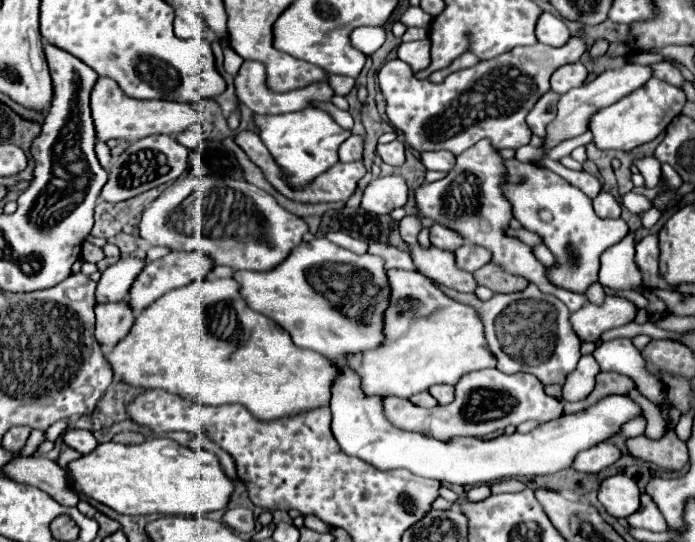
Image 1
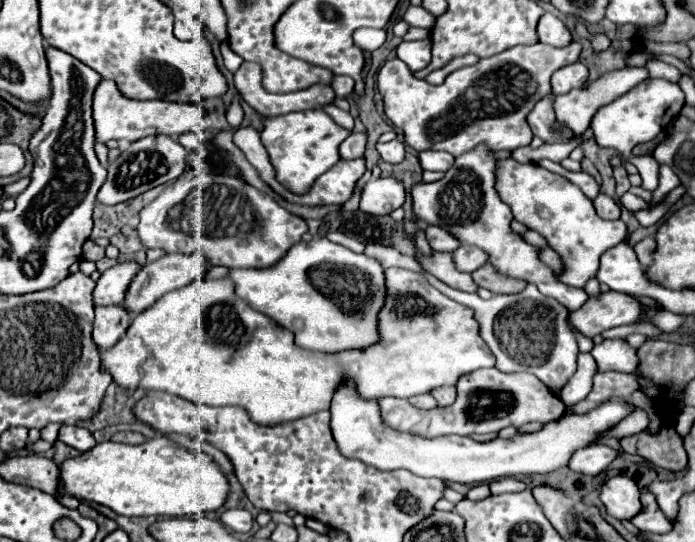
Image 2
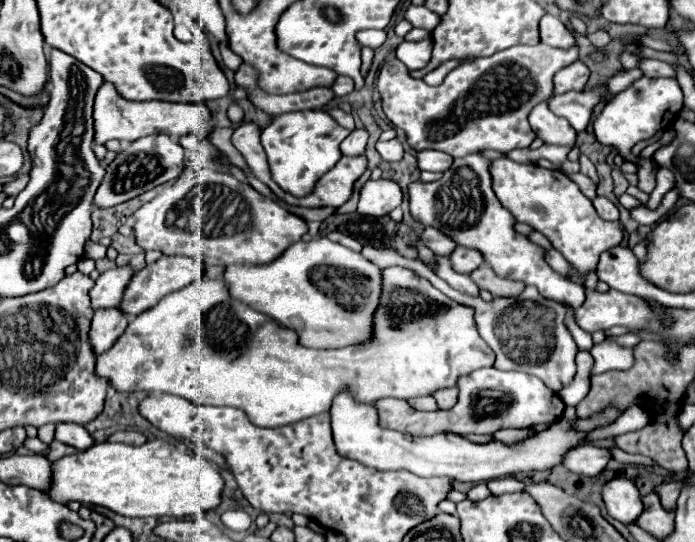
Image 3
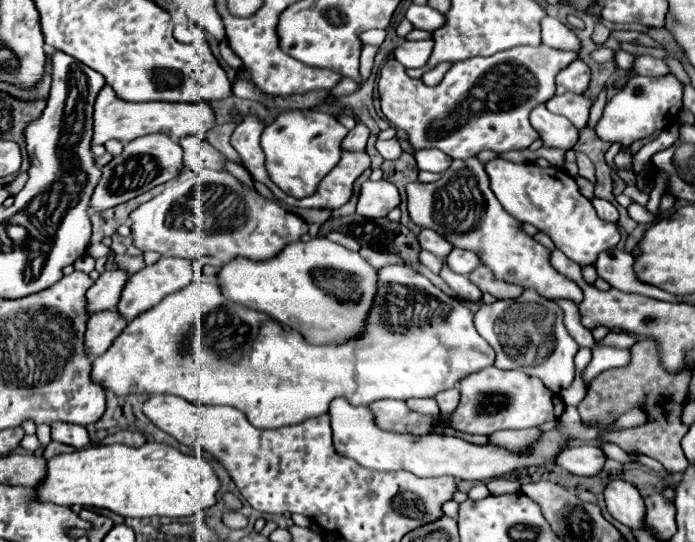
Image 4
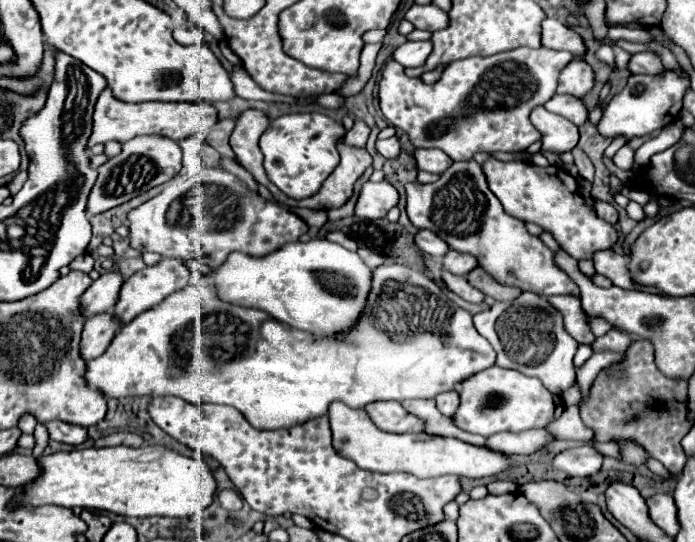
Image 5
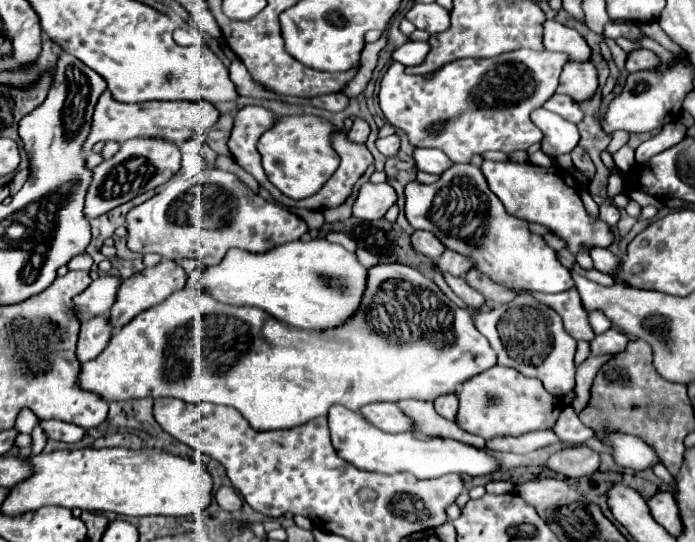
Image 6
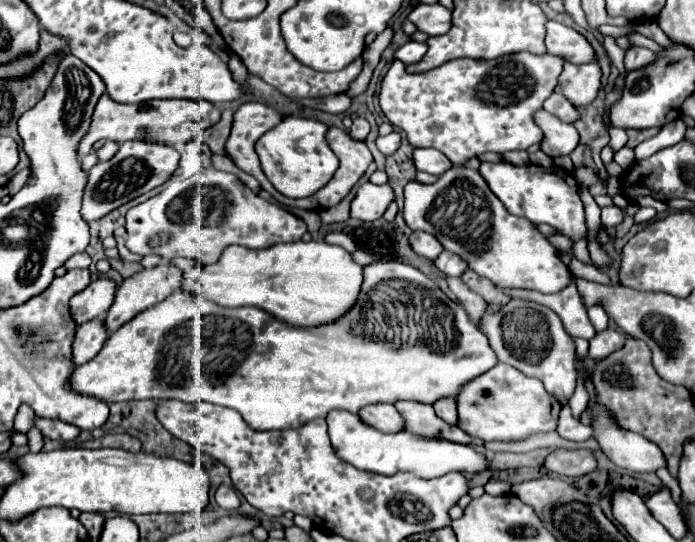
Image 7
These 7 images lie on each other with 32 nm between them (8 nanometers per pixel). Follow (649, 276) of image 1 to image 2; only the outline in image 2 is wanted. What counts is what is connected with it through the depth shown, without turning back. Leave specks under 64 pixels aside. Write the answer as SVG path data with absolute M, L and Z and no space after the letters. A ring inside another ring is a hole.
M644 238L642 242L638 242L634 246L634 252L636 252L642 266L652 264L652 250L654 250L654 238Z

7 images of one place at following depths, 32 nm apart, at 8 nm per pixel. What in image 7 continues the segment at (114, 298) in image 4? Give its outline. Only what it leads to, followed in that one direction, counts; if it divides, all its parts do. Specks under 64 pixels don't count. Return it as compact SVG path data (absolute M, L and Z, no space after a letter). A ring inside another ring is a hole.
M98 278L88 288L72 296L70 300L70 316L76 322L76 326L106 316L108 308L114 302L116 284L106 278Z

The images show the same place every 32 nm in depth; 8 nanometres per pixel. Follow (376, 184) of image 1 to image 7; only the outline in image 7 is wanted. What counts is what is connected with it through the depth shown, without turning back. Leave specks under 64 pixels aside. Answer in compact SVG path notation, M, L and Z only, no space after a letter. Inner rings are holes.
M366 182L358 188L356 198L350 204L350 216L362 222L372 222L376 218L382 218L388 204L394 200L394 192L388 184L376 186L372 182Z

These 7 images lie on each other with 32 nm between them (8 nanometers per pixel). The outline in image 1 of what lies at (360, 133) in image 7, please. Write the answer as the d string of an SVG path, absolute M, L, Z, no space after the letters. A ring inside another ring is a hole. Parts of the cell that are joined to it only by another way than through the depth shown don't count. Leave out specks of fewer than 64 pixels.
M352 134L348 140L342 142L338 154L342 162L352 162L352 160L360 160L362 152L364 152L364 138Z

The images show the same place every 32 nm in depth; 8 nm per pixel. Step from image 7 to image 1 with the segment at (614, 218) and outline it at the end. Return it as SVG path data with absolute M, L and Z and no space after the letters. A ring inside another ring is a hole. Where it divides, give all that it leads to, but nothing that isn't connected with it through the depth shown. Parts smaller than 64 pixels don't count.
M600 192L594 198L594 210L600 218L620 218L620 204L608 192Z

